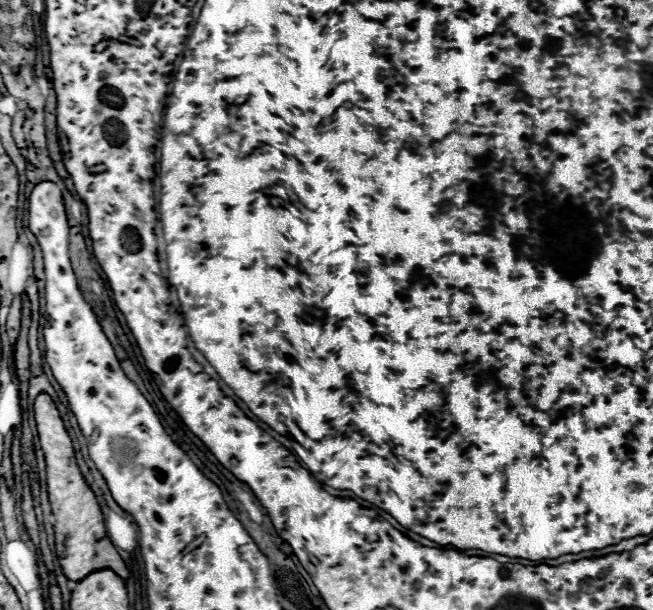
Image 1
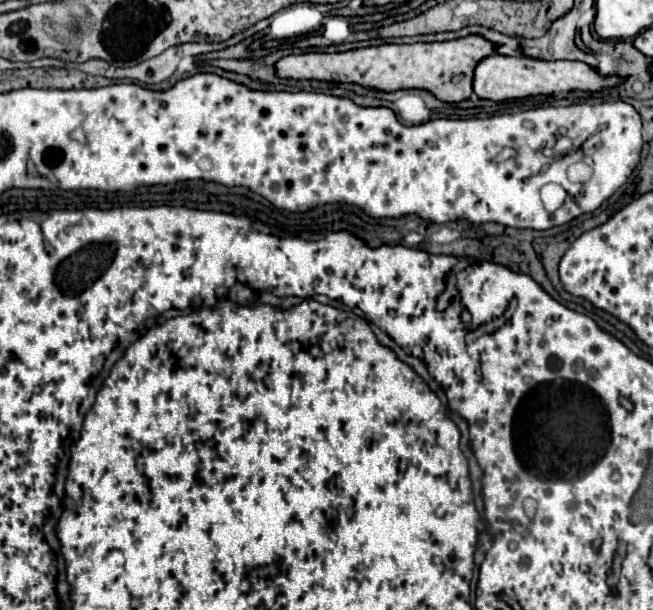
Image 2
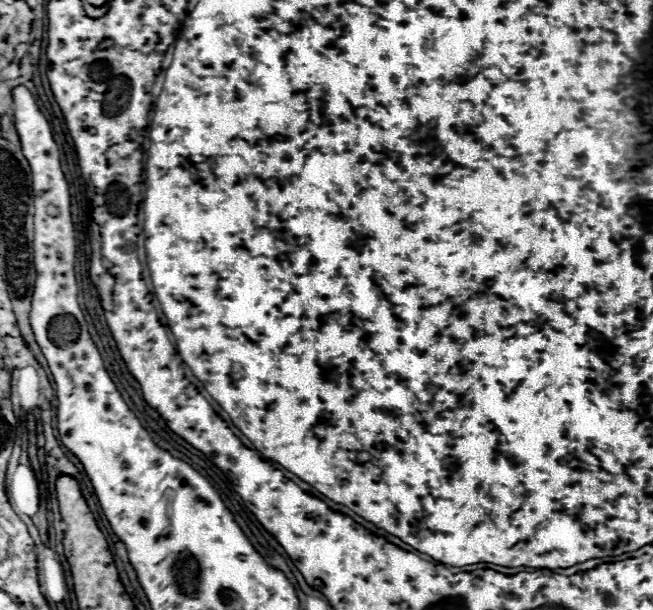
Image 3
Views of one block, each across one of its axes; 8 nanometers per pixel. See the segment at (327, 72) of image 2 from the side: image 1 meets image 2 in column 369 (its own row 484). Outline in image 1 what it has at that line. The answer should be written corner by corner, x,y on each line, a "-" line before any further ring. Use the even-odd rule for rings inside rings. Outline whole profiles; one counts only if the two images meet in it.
40,394
34,402
34,414
36,414
36,428
40,436
40,446
46,456
46,470
48,470
48,498
52,506
52,514
56,516
54,530
56,530
56,556
62,566
62,572
68,580
80,582
88,574
96,570
112,570
122,580
126,580
128,568
120,554
116,552
114,544
110,542
106,528
104,528
104,516
100,512
100,506
96,502
94,492
82,478
74,450
72,440
64,428
64,422
56,410
56,404
50,396

